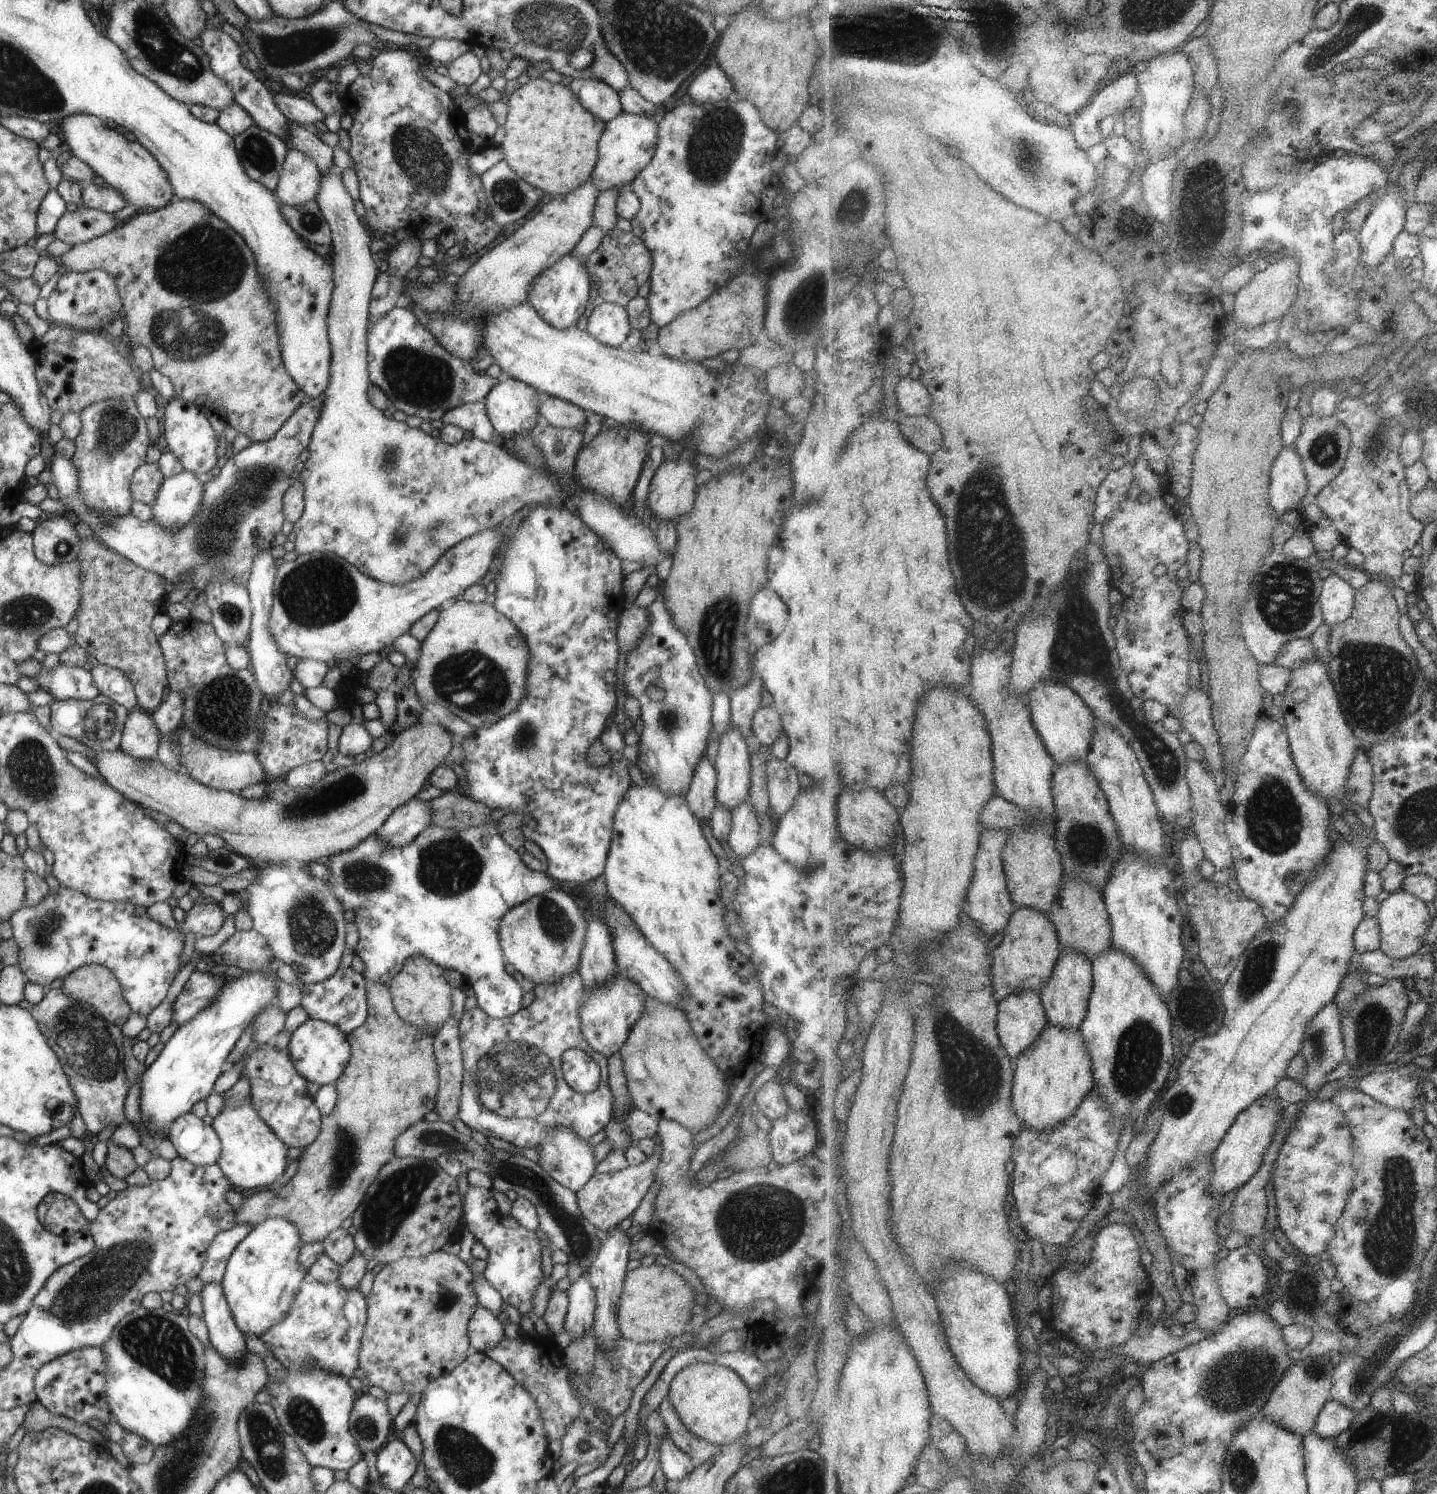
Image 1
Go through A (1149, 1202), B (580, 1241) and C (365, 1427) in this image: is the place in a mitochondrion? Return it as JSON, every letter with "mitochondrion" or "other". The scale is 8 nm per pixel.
{"A":"other","B":"mitochondrion","C":"mitochondrion"}

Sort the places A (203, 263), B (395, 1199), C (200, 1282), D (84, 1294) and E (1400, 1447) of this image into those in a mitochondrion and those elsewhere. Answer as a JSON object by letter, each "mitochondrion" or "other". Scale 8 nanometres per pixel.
{"A":"mitochondrion","B":"mitochondrion","C":"other","D":"mitochondrion","E":"mitochondrion"}

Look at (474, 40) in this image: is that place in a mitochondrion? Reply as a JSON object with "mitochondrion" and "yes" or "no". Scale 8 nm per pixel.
{"mitochondrion":"no"}

